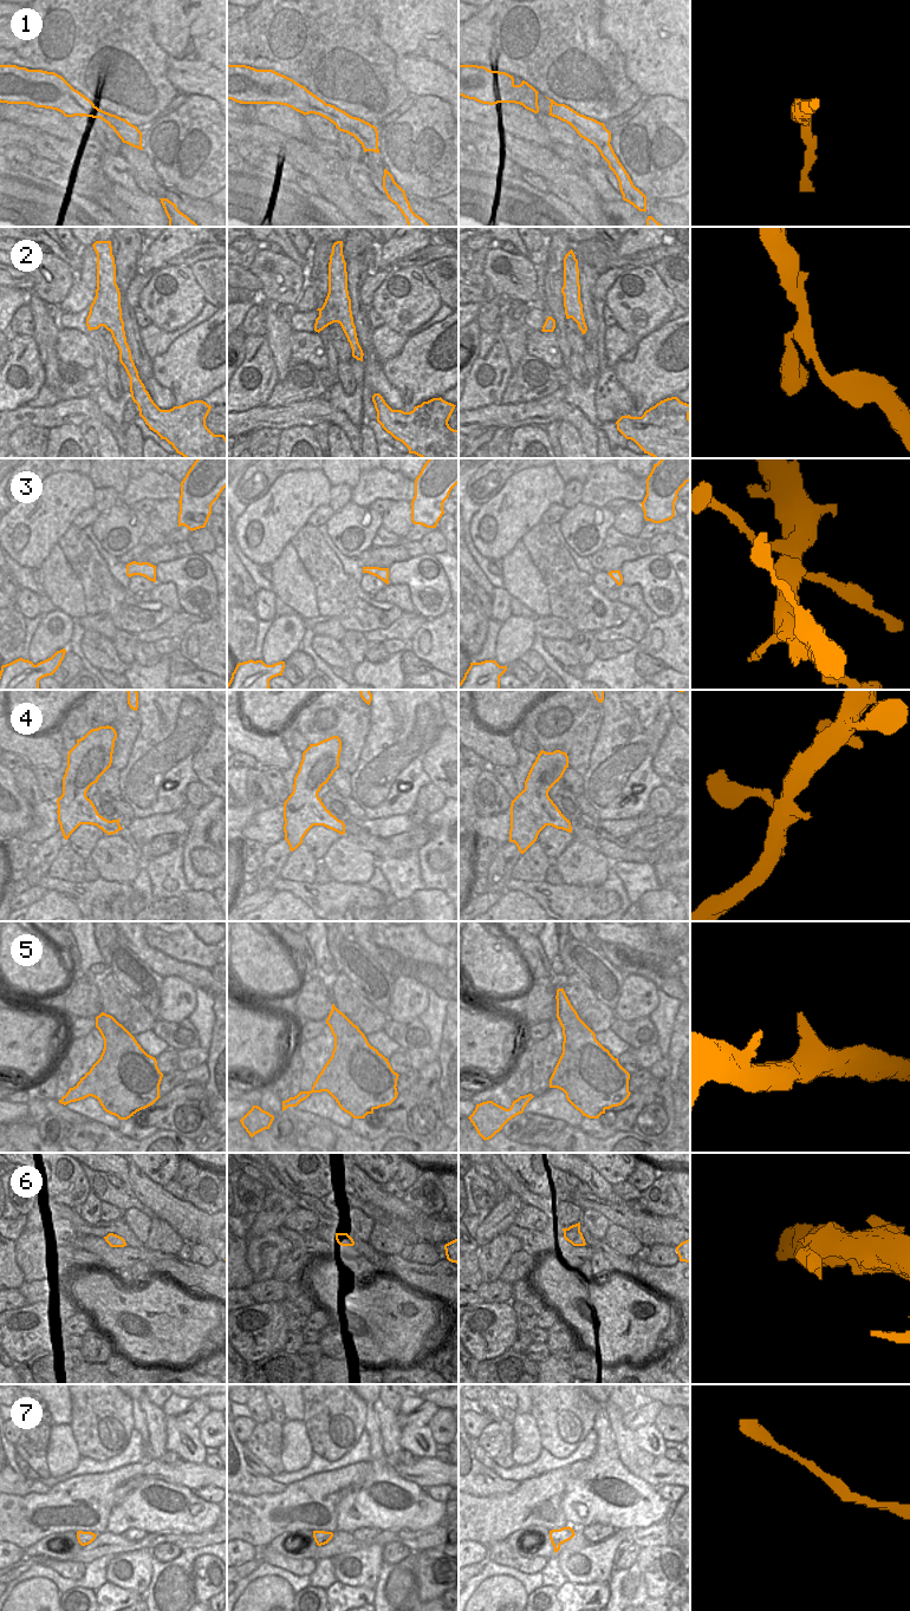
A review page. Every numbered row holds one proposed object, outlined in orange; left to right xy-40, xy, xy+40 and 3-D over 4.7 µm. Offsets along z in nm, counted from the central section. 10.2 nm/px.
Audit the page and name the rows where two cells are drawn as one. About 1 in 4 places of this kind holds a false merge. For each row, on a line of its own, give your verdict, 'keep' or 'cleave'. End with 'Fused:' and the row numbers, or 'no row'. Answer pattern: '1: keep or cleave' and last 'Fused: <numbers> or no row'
1: keep
2: keep
3: keep
4: keep
5: keep
6: keep
7: keep
Fused: no row

